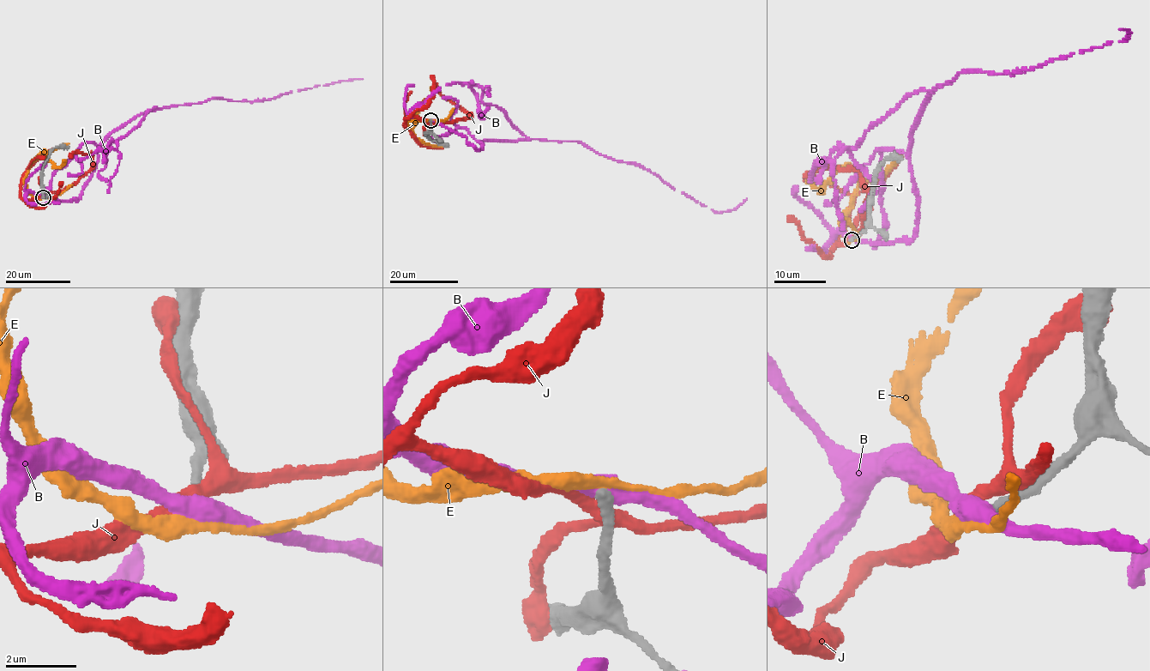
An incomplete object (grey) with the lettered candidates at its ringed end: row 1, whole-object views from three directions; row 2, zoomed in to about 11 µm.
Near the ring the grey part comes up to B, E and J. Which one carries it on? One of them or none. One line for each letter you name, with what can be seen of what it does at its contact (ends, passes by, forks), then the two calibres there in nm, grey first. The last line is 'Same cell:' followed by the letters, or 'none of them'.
Same cell: none of them

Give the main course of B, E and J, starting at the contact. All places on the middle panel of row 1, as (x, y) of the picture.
B: (430, 121), (477, 150), (488, 141), (585, 143), (641, 165), (717, 212), (747, 199)
E: (430, 120), (407, 121), (406, 124), (409, 129), (411, 128), (418, 105), (433, 93), (430, 87)
J: (431, 123), (469, 119), (470, 117), (438, 93), (435, 83)

